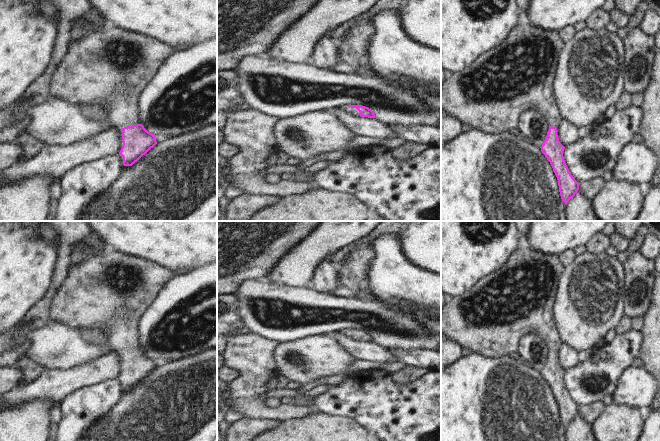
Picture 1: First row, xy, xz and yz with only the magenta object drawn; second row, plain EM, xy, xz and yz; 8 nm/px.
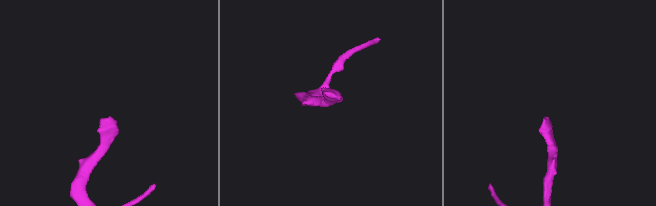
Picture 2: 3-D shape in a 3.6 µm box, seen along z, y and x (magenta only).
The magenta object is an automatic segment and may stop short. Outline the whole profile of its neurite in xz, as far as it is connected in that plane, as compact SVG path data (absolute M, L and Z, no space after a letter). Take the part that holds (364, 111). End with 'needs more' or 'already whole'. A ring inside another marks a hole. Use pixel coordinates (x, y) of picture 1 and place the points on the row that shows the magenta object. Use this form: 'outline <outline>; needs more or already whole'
outline M349 105L345 106L344 109L362 117L375 118L374 112L368 107L362 105Z; needs more

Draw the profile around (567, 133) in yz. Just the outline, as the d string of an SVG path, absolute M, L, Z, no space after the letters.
M561 120L556 128L559 141L564 147L579 139L578 128L568 121Z

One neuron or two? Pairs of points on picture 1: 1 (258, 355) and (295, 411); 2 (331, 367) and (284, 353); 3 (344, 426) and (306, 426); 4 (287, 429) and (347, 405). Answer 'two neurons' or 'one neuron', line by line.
1: one neuron
2: one neuron
3: one neuron
4: two neurons

